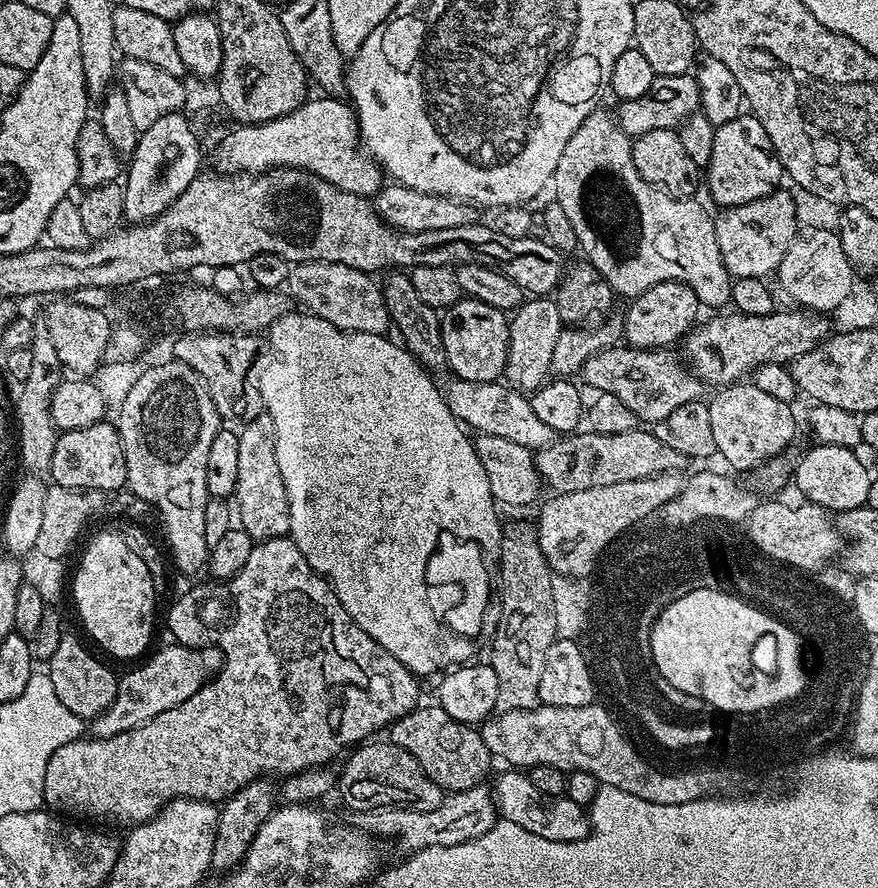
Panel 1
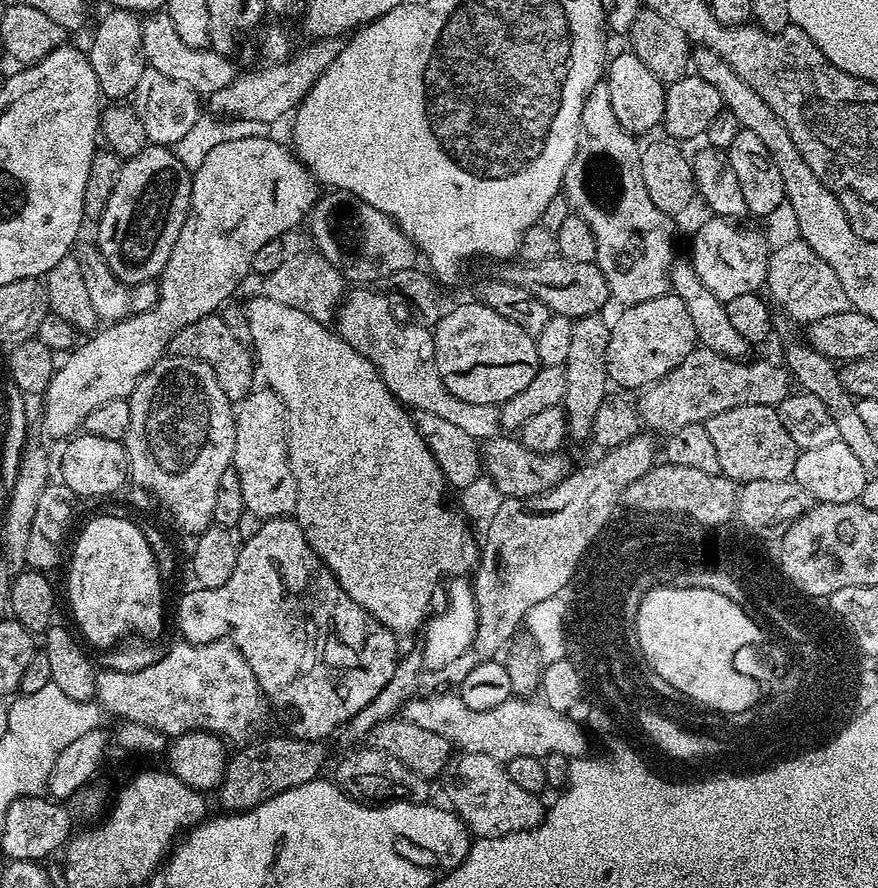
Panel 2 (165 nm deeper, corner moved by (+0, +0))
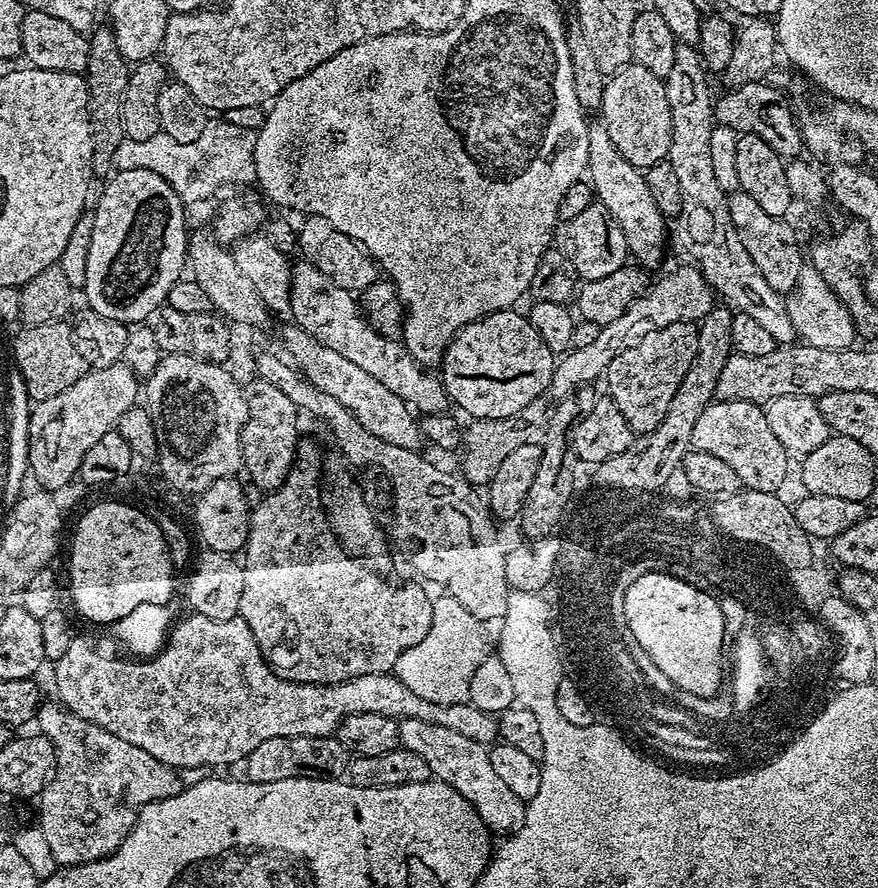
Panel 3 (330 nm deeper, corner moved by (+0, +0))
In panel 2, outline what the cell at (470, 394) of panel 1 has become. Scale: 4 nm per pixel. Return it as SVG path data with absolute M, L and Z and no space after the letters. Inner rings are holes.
M356 286L353 289L353 292L351 289L347 293L346 299L341 303L334 317L335 331L346 343L354 346L354 350L358 350L358 354L365 356L376 367L382 382L386 382L388 389L396 395L396 399L401 404L416 412L438 414L438 418L443 418L445 422L450 422L454 426L459 426L461 430L466 430L466 434L473 436L477 442L486 441L491 436L501 435L500 409L497 405L475 405L474 402L463 401L462 398L456 398L443 384L443 379L436 369L435 338L429 329L415 322L403 324L402 321L396 320L387 298L372 292L376 290L371 287Z

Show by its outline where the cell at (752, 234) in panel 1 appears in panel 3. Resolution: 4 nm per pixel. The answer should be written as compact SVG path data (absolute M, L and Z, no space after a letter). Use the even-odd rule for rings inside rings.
M688 262L684 264L684 266L680 266L662 277L657 283L655 281L647 292L644 292L627 306L625 313L623 313L621 317L614 319L608 324L601 325L597 337L594 338L589 345L571 349L568 353L565 353L555 365L550 387L551 394L556 395L556 398L566 398L578 389L594 383L592 381L598 376L603 377L607 373L610 362L612 362L617 353L626 346L630 338L628 336L639 324L648 324L644 326L657 328L672 325L674 322L686 321L688 323L697 323L703 320L712 307L715 307L715 292L698 267Z

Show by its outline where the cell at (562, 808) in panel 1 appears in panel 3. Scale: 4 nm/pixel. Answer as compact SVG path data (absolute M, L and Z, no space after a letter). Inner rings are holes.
M403 718L399 721L399 747L414 750L430 766L433 777L446 786L454 786L474 810L482 822L493 834L511 834L522 826L526 801L518 798L502 782L502 777L490 766L490 758L485 745L474 742L474 738L466 738L458 734L458 730L448 730L446 726L438 726L434 722L426 722L422 718Z

